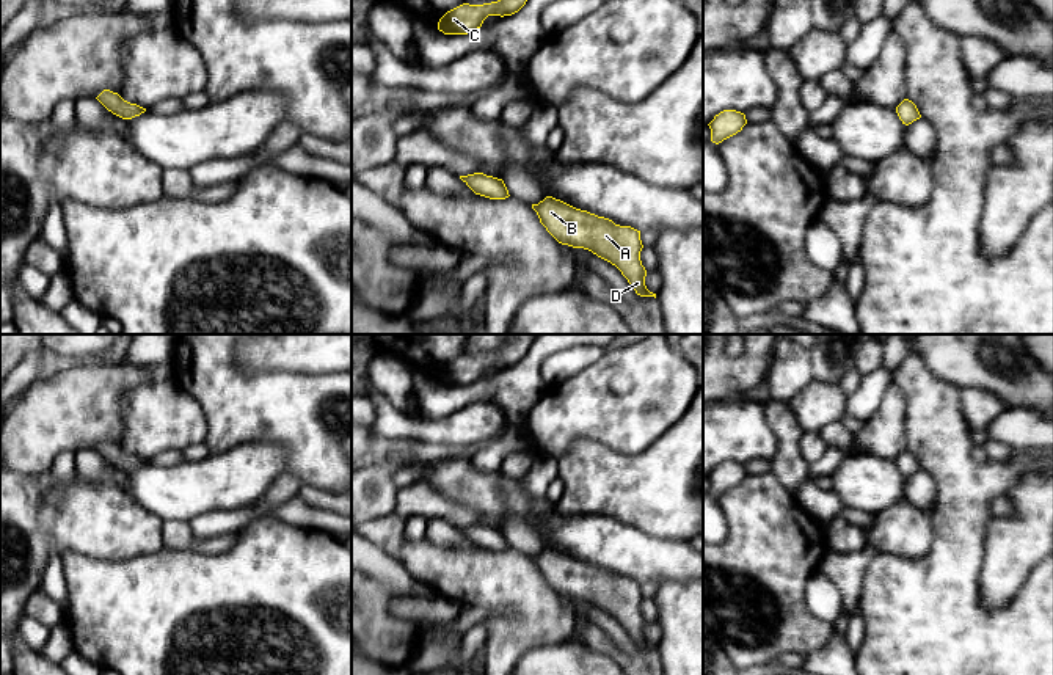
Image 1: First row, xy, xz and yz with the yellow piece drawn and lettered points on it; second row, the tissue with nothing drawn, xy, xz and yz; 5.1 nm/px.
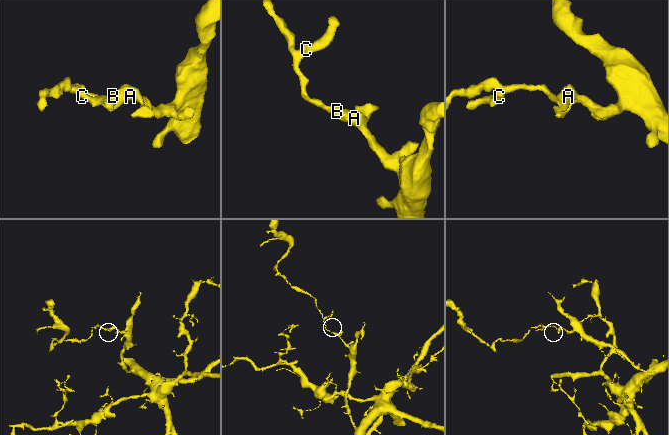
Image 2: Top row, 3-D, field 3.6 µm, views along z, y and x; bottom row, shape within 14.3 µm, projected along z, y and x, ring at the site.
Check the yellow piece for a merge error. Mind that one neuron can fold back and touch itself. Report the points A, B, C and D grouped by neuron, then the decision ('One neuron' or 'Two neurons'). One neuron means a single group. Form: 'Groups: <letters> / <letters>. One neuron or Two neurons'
Groups: A B D / C. Two neurons

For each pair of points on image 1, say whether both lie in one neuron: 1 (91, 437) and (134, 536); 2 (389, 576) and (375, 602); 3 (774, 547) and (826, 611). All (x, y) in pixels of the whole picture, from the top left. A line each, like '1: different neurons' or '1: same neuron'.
1: different neurons
2: different neurons
3: different neurons

